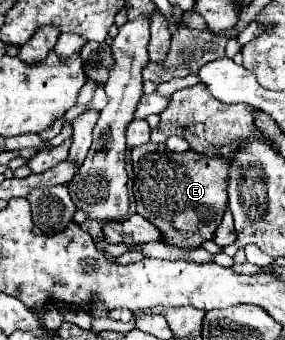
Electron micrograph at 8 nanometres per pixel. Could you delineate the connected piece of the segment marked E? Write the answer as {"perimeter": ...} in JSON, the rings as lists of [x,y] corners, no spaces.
{"perimeter":[[[147,142],[131,150],[131,164],[135,172],[133,196],[137,214],[157,226],[165,244],[195,250],[215,236],[227,210],[229,160],[219,156],[209,158],[193,150],[175,154],[165,150],[163,144]]]}

